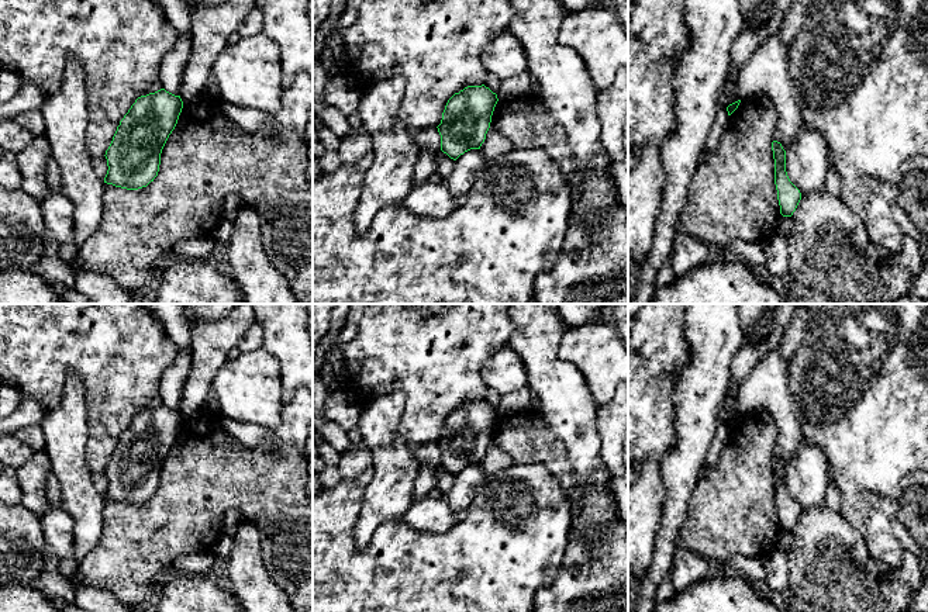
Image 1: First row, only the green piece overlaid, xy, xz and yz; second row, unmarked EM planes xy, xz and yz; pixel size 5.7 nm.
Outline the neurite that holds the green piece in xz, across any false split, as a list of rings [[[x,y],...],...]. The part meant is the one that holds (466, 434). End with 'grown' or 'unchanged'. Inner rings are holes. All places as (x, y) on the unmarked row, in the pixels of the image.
[[[484,400],[468,401],[446,418],[441,439],[441,466],[456,476],[470,464],[480,464],[490,443],[499,414]]]; unchanged

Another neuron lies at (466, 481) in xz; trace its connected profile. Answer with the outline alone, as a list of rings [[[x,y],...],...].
[[[470,464],[455,476],[452,488],[442,497],[455,512],[465,511],[484,480],[486,474],[480,464]]]

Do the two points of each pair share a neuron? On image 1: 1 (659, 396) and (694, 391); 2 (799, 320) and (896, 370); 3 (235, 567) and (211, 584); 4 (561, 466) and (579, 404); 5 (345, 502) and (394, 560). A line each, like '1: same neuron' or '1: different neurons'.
1: different neurons
2: different neurons
3: different neurons
4: different neurons
5: same neuron

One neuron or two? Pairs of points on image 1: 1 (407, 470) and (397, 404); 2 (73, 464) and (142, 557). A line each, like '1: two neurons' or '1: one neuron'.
1: one neuron
2: two neurons

